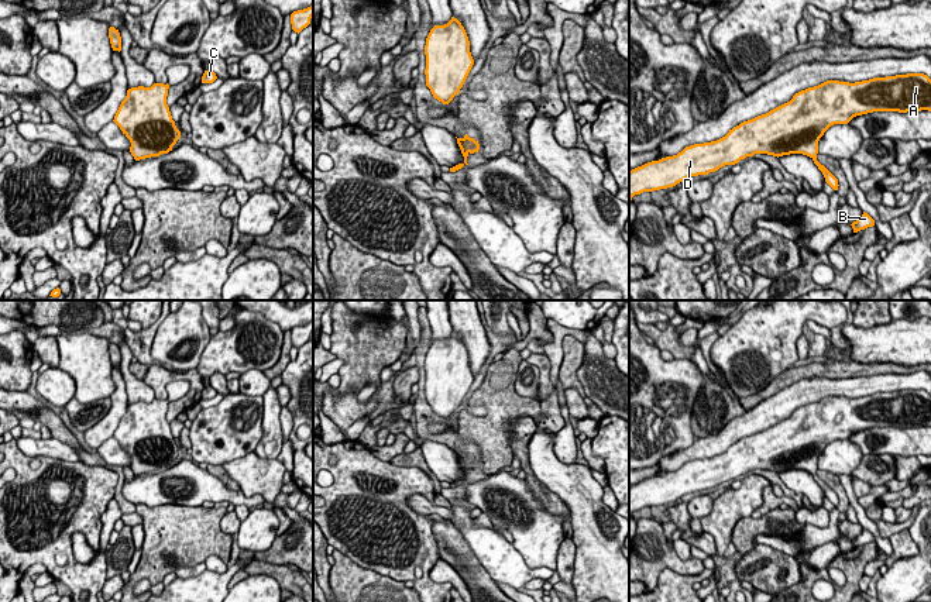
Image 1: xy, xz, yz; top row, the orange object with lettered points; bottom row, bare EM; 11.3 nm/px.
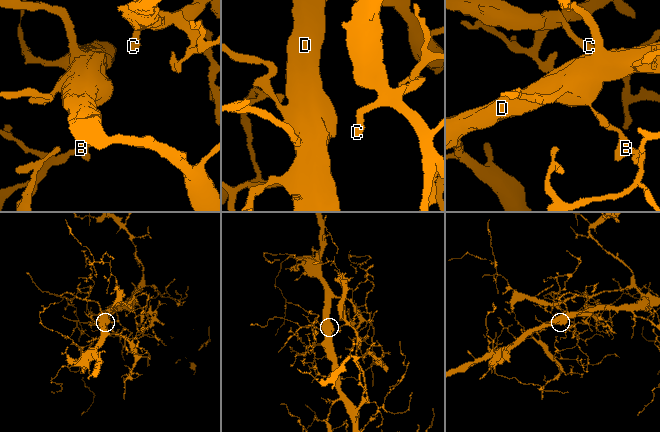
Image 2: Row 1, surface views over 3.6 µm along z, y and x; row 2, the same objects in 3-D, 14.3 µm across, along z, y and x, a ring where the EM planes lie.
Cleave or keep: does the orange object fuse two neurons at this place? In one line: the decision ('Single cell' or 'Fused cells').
Single cell

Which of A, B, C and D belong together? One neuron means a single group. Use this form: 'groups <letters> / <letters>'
groups A B C D

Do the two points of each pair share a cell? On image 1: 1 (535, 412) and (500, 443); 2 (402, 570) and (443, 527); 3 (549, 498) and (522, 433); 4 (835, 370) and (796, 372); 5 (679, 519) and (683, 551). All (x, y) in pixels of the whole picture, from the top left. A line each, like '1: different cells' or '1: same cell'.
1: same cell
2: different cells
3: same cell
4: same cell
5: different cells

